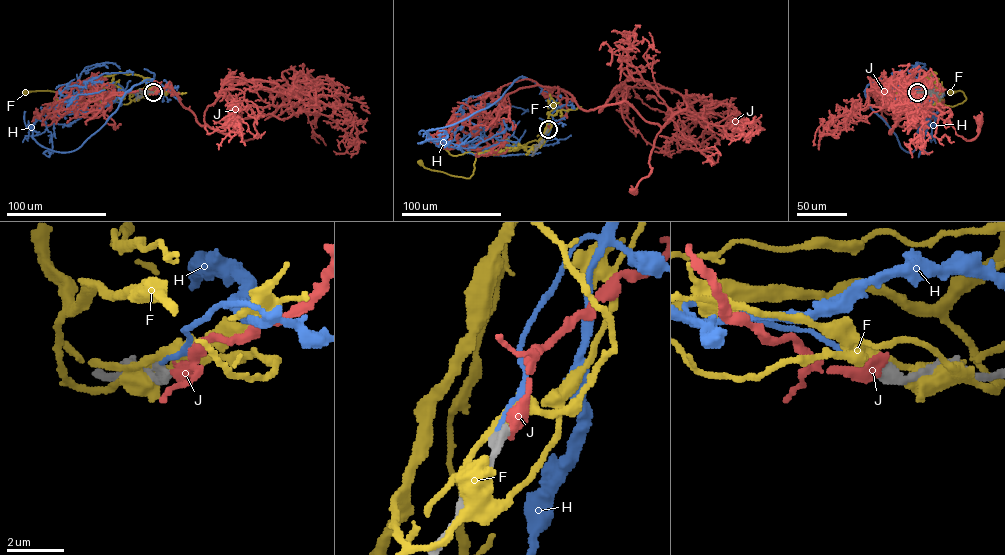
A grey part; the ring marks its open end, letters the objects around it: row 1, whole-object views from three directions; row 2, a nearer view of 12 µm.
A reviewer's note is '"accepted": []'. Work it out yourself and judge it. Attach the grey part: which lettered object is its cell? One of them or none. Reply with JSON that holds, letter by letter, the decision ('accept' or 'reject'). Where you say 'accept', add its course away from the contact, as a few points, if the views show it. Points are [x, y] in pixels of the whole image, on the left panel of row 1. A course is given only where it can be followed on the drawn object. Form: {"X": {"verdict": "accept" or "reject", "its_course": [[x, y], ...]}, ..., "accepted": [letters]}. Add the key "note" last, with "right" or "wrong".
{"F": {"verdict": "reject"}, "H": {"verdict": "reject"}, "J": {"verdict": "accept", "its_course": [[153, 92], [171, 95], [169, 81], [197, 122], [224, 133], [266, 115], [253, 139], [237, 120]]}, "accepted": ["J"], "note": "wrong"}

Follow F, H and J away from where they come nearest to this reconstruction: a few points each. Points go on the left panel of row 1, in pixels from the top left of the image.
F: (152, 92), (125, 92), (111, 84), (92, 86), (87, 103), (79, 106), (74, 99), (54, 92), (25, 93)
H: (152, 92), (161, 85), (134, 85), (74, 150), (33, 138), (35, 121), (83, 82), (126, 71)
J: (153, 92), (171, 95), (169, 81), (197, 122), (224, 133), (266, 115), (253, 139), (237, 120)

